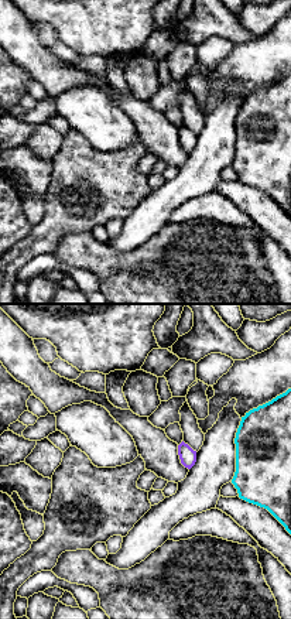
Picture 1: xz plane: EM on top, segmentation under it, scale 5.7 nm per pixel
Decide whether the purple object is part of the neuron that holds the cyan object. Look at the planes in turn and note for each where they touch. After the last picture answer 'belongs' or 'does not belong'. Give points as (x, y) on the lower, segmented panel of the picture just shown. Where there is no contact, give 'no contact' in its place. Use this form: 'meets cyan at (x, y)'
no contact

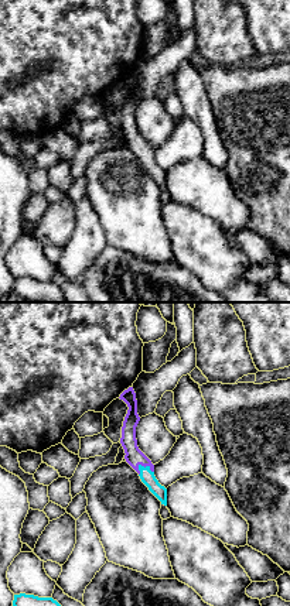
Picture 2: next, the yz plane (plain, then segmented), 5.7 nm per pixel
meets cyan at (146, 466)

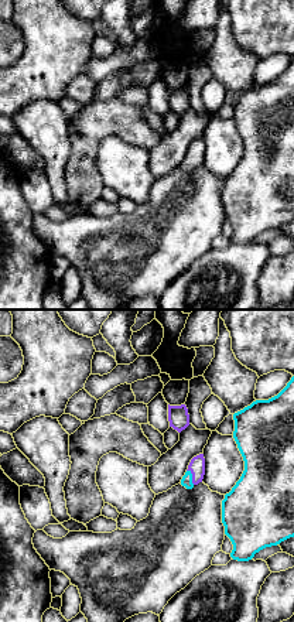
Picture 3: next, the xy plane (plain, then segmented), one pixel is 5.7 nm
meets cyan at (191, 477)

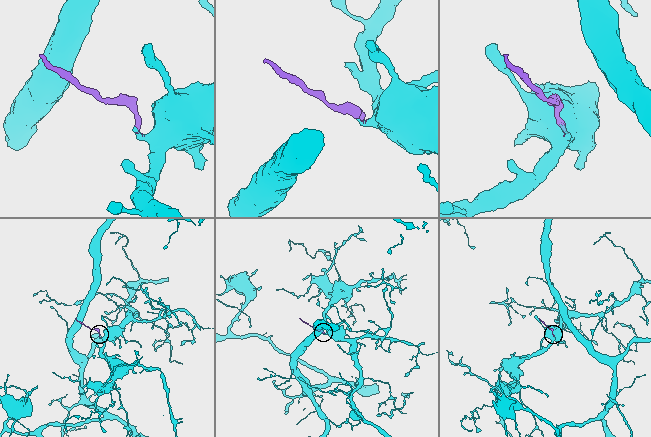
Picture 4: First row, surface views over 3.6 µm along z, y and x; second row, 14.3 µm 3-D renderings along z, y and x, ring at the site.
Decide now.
does not belong

